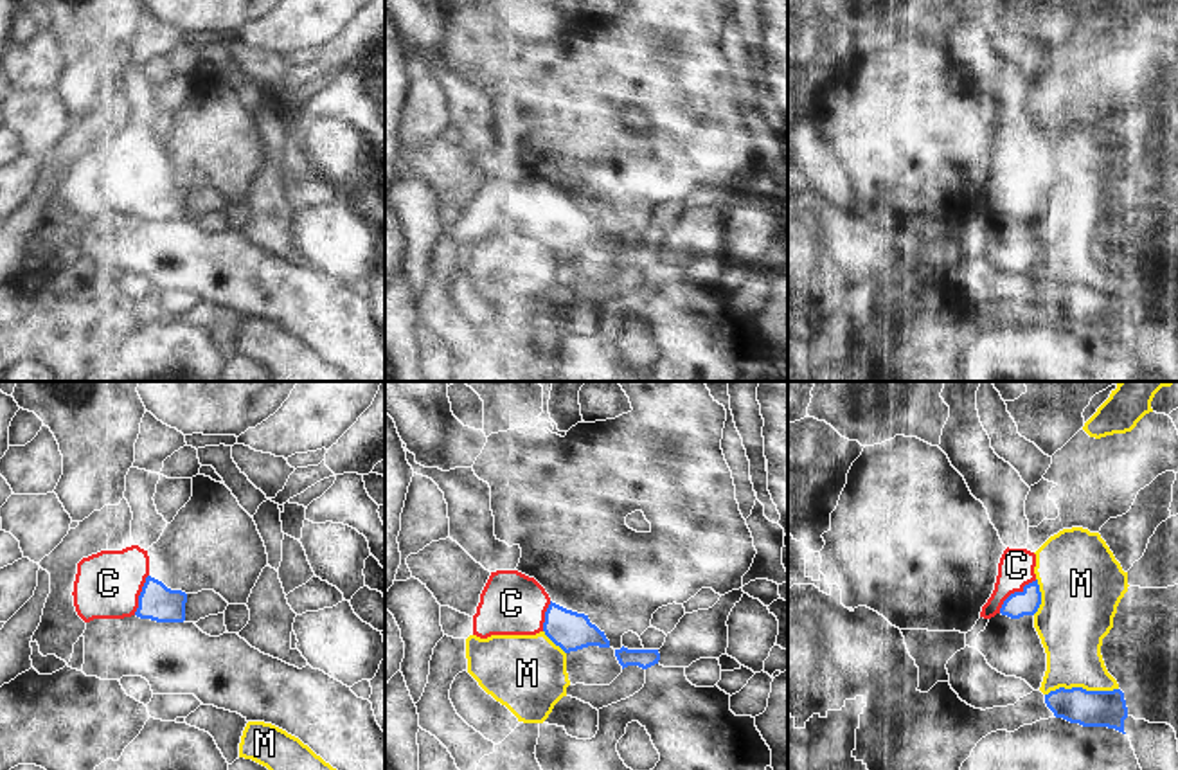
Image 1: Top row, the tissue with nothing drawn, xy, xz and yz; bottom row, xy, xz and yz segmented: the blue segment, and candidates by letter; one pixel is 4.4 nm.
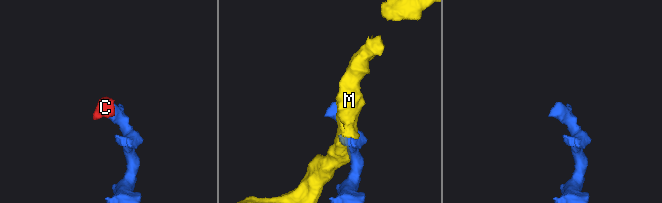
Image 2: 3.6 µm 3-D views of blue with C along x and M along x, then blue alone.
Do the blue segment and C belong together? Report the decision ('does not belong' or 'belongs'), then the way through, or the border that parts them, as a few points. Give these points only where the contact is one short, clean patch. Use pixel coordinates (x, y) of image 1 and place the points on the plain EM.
belongs; way yz (1017, 202), (1015, 189), (1017, 162)

